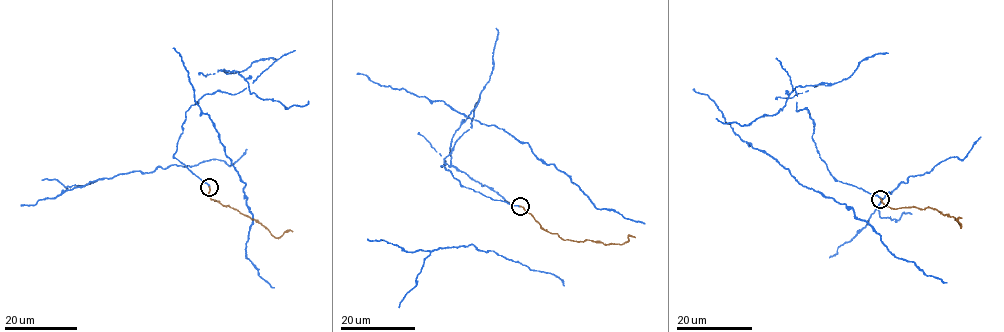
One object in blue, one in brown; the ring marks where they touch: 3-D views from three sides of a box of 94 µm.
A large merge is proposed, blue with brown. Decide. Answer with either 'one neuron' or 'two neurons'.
one neuron

